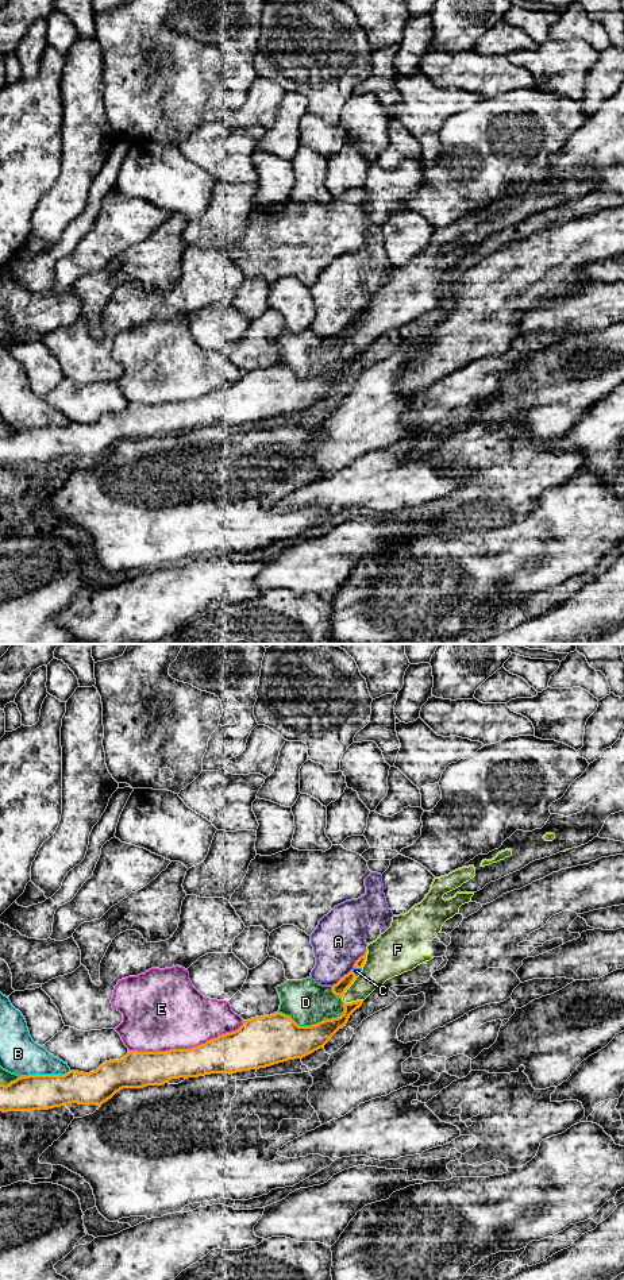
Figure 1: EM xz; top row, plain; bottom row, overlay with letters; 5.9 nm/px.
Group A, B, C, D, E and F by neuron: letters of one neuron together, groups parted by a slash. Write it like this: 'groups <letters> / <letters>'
groups A / B / C D F / E

